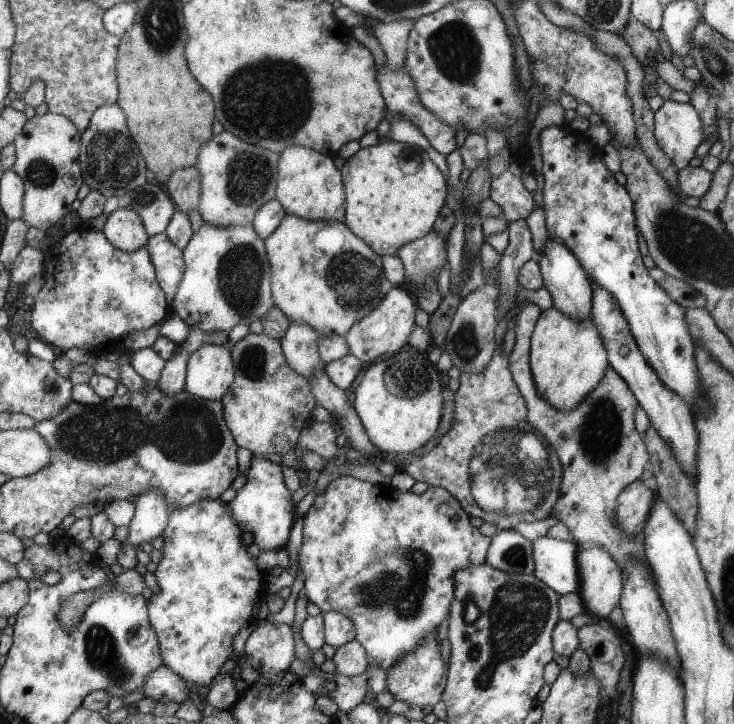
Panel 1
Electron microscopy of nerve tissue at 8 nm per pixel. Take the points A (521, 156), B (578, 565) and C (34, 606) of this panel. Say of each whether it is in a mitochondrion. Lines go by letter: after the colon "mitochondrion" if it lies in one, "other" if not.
A: other
B: other
C: other

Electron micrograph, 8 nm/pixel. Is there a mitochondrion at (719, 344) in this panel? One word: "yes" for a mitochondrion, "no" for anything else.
no

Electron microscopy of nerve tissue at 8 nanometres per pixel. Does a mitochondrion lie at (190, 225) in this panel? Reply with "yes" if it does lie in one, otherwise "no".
no

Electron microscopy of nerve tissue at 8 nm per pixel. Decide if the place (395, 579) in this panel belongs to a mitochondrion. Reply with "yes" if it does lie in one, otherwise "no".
yes

